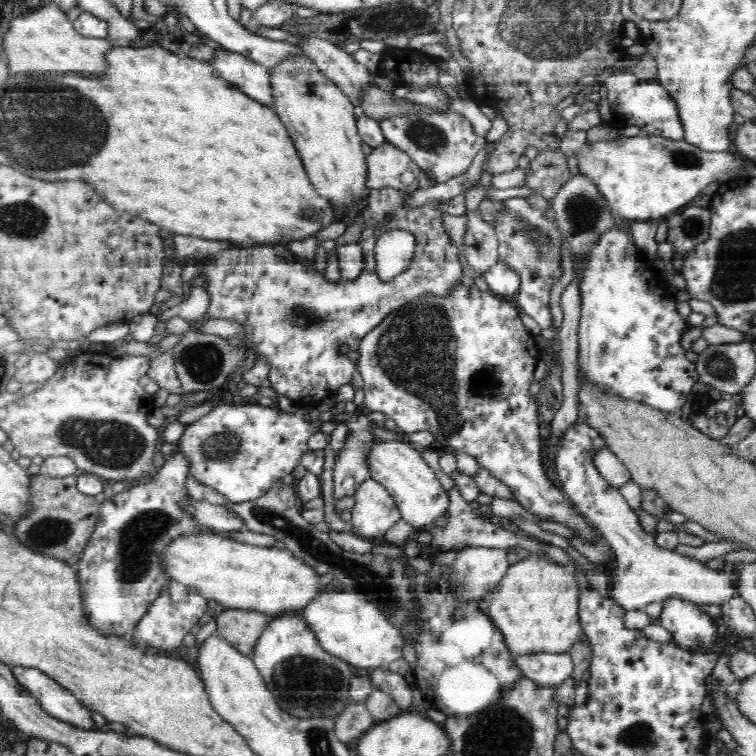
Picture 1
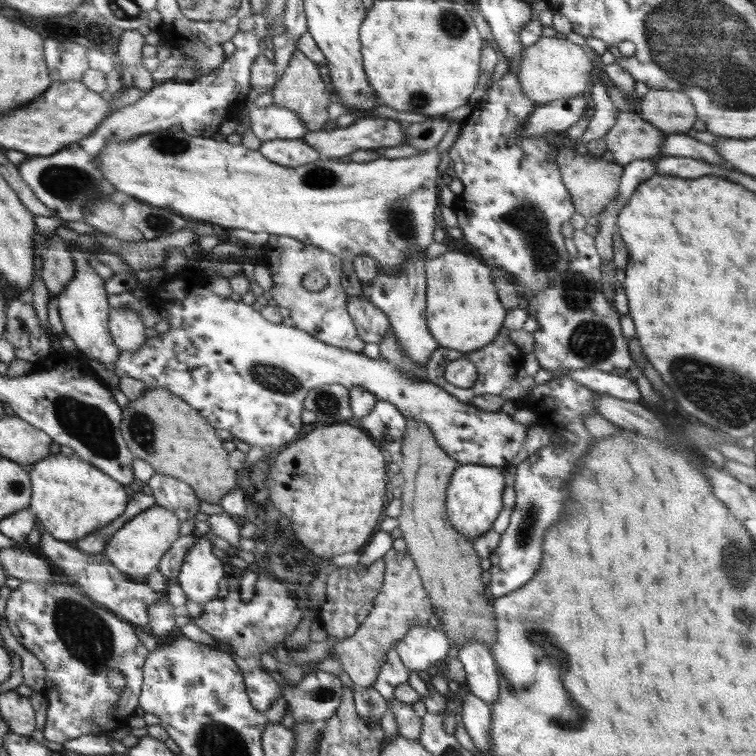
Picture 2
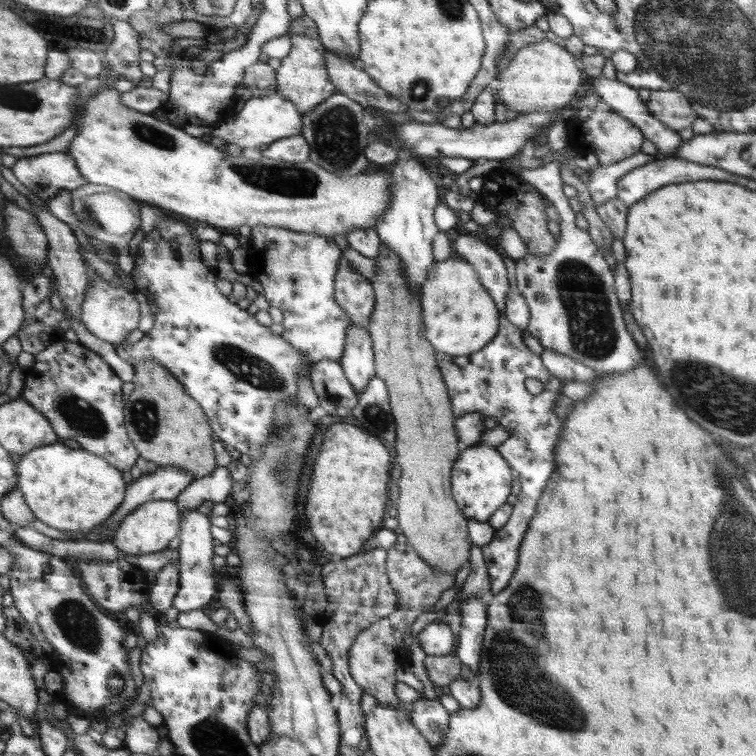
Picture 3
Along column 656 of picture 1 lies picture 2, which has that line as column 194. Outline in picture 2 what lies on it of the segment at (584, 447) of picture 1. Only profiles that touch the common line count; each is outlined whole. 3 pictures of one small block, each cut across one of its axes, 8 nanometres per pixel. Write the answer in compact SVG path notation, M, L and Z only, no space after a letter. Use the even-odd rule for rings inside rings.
M203 536L197 537L178 574L178 582L188 600L204 604L218 594L218 582L224 578L224 566L212 554L213 544Z

